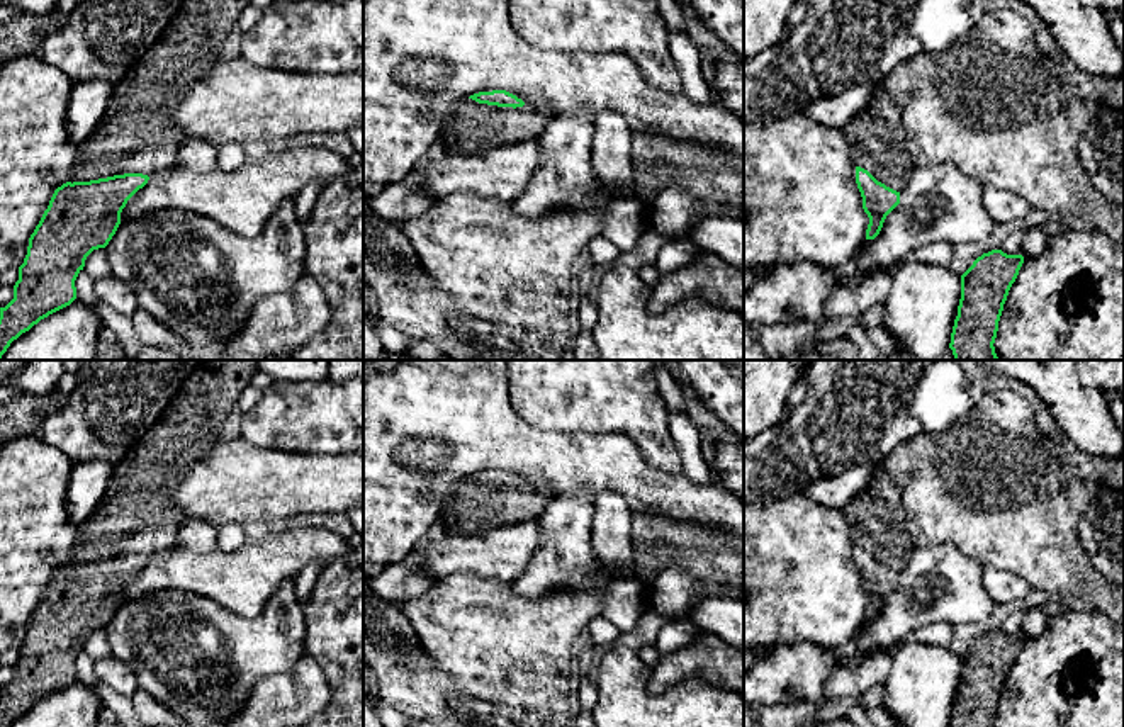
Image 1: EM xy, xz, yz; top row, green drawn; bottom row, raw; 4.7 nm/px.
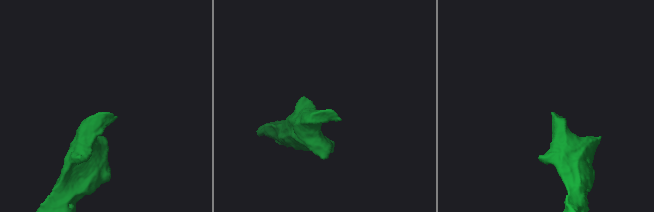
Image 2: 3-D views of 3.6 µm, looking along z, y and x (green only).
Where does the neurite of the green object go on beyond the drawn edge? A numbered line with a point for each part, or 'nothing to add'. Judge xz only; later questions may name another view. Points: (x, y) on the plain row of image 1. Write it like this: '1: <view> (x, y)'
1: xz (471, 507)

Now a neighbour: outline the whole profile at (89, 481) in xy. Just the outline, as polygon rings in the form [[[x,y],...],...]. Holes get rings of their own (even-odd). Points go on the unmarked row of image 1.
[[[75,462],[68,491],[66,513],[80,525],[104,498],[114,465],[107,462]]]

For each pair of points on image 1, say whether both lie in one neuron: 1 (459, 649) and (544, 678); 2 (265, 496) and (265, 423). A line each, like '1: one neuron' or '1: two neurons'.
1: one neuron
2: two neurons

